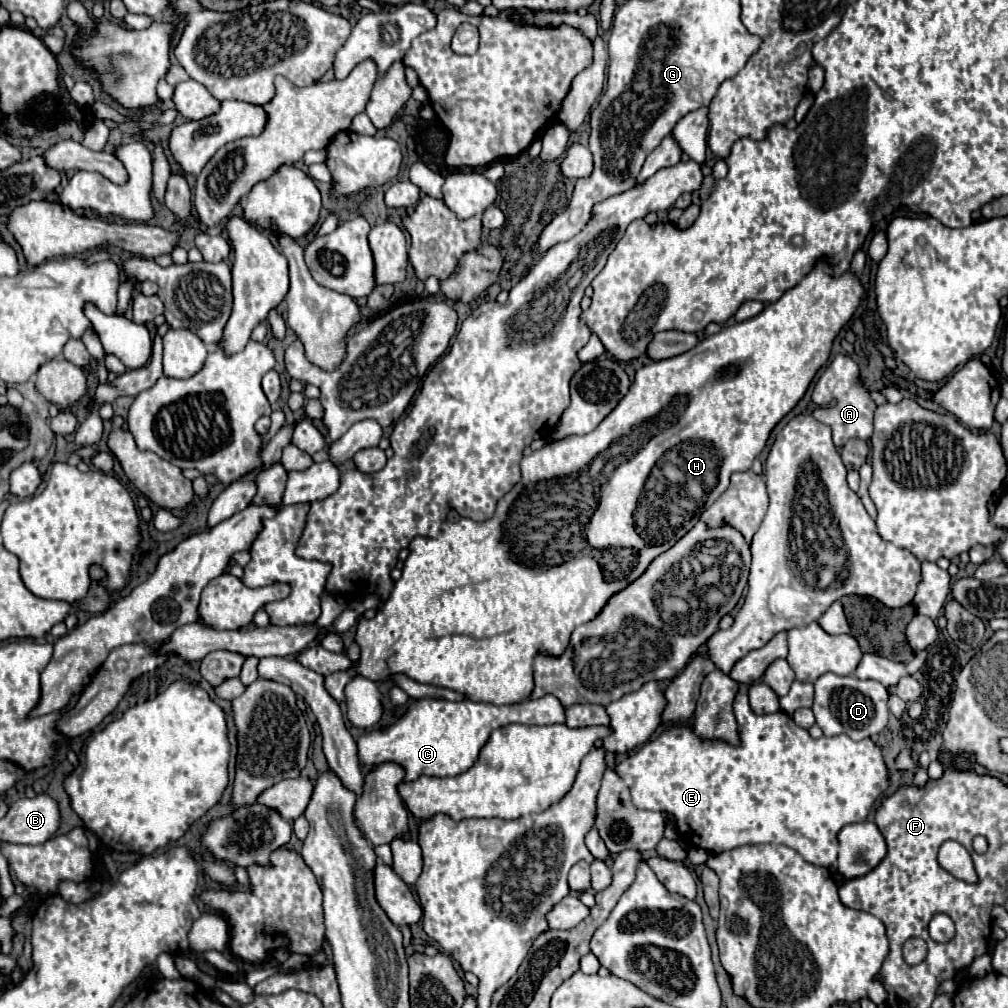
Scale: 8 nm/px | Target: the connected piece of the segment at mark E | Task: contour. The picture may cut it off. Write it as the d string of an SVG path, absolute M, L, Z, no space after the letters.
M743 693L735 697L735 717L741 747L731 747L723 741L701 741L689 727L673 725L621 761L615 771L627 783L633 803L639 809L675 815L679 835L709 853L743 845L777 843L793 847L807 863L821 867L835 863L839 851L837 831L843 825L863 821L873 801L889 785L881 749L871 739L851 741L845 735L813 739L807 729L797 727L783 711L771 715L753 713Z

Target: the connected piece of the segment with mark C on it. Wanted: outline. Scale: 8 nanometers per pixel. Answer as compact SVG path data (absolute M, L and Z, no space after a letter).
M553 695L541 699L525 699L523 703L513 705L493 705L483 701L445 701L445 699L419 699L409 711L397 719L389 729L369 731L359 737L359 761L363 765L377 765L385 761L399 763L407 775L405 781L413 781L421 775L449 777L465 773L477 759L479 749L489 739L489 733L497 727L511 723L525 725L551 725L565 723L565 711Z

